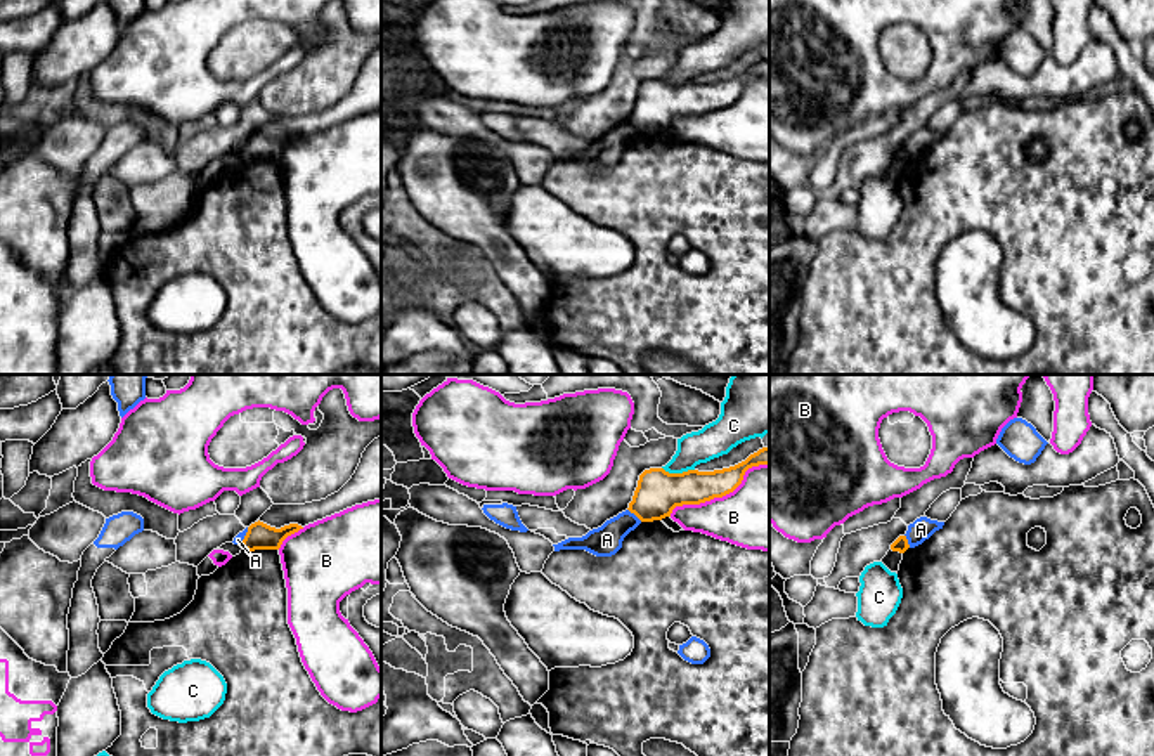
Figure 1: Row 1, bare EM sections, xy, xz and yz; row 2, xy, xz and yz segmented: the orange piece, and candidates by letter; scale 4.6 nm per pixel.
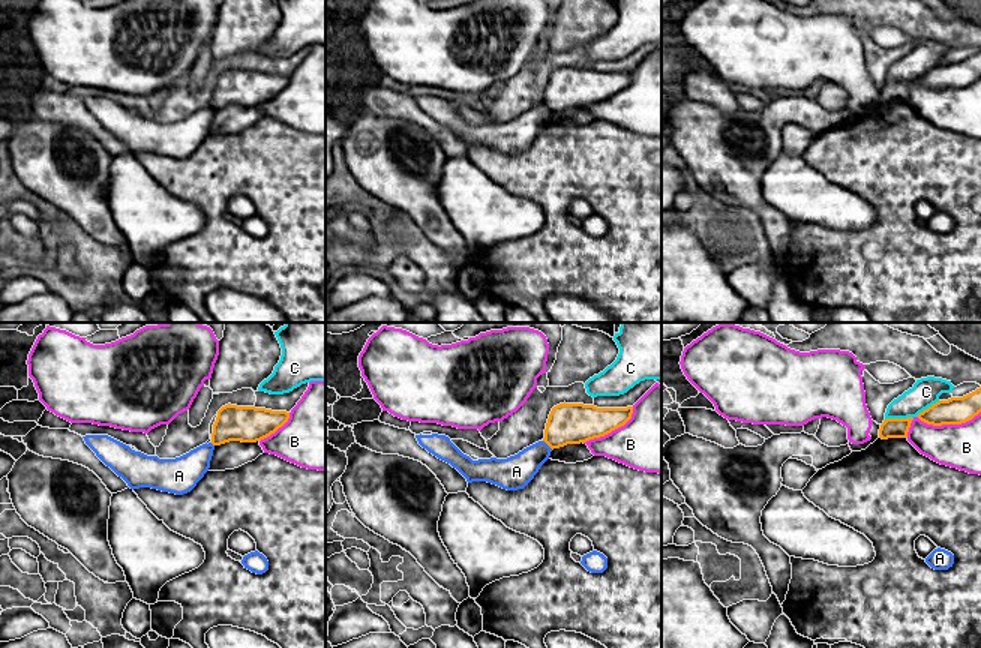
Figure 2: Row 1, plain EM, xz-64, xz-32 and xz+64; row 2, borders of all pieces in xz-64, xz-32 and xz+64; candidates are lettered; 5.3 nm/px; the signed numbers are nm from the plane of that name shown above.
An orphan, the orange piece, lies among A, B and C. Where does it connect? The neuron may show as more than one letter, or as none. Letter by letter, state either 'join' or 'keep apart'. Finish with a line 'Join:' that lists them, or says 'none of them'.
A: keep apart
B: join
C: keep apart
Join: B

